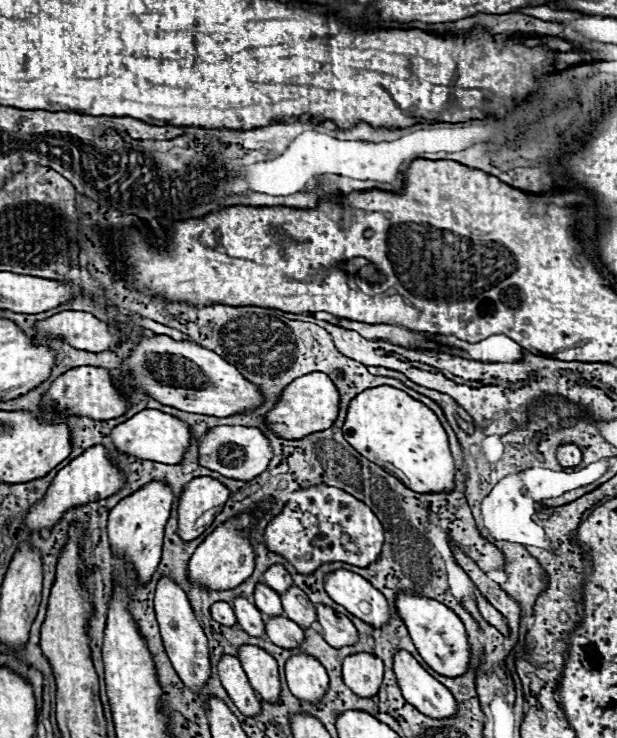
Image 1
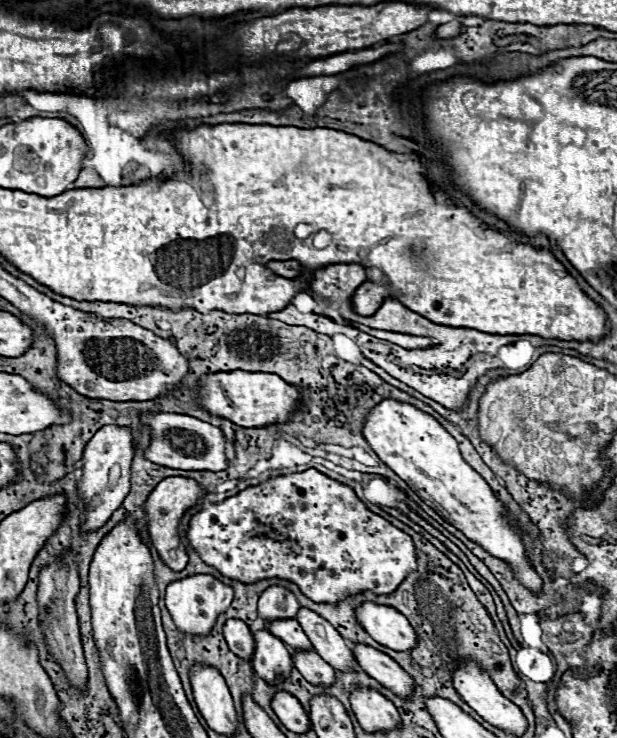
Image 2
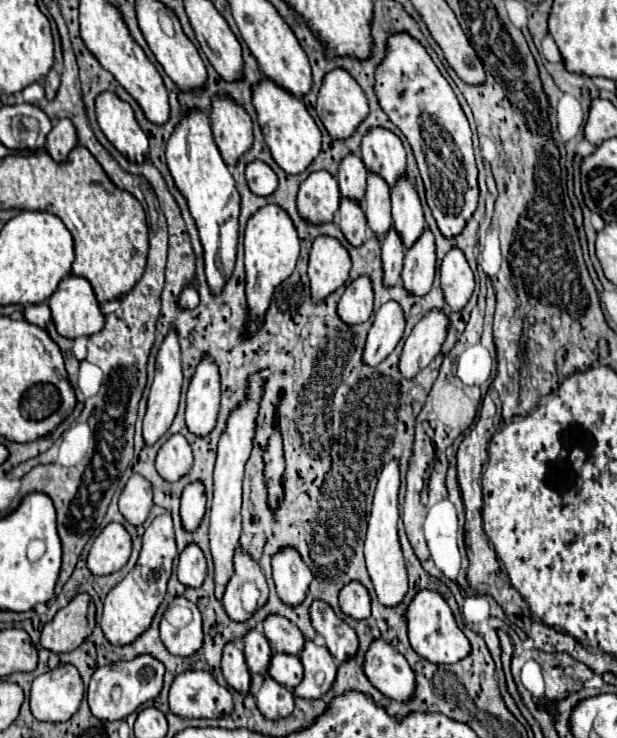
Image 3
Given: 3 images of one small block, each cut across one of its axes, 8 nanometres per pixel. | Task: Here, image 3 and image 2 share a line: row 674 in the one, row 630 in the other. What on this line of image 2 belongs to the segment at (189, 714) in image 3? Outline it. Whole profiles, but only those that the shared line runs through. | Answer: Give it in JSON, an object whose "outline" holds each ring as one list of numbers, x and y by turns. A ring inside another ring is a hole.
{"outline":[[196,574,184,580,176,580,166,588,166,608,176,624,176,628,186,636,208,636,212,624,220,614,224,614,232,602,234,590,210,574]]}

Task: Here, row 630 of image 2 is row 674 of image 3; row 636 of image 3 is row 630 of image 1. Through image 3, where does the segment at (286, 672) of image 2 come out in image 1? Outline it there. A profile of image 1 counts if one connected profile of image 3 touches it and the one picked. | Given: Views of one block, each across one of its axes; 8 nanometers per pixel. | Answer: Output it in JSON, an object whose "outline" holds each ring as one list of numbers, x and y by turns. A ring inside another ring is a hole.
{"outline":[[236,598,234,600,234,612,238,618,238,626,244,632,248,632,254,638,264,638,266,626,262,620,262,612,252,602,248,602,246,598]]}

